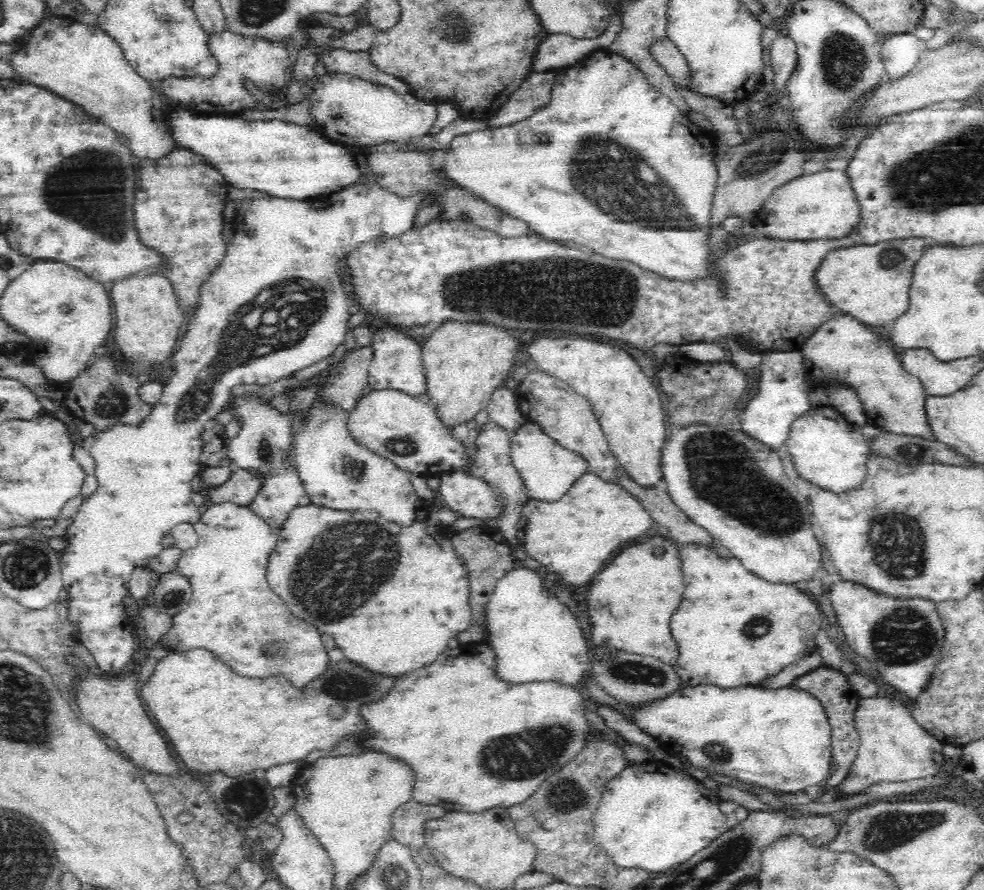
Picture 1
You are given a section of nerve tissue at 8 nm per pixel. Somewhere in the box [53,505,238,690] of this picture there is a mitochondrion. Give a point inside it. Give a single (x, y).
(170, 600)

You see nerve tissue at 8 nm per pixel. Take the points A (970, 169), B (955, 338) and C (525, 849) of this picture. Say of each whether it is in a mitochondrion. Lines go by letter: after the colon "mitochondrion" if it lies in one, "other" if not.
A: mitochondrion
B: other
C: other

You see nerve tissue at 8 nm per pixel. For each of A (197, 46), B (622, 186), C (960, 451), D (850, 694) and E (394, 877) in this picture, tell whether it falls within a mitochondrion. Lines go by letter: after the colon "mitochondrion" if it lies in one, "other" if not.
A: other
B: mitochondrion
C: other
D: other
E: mitochondrion

